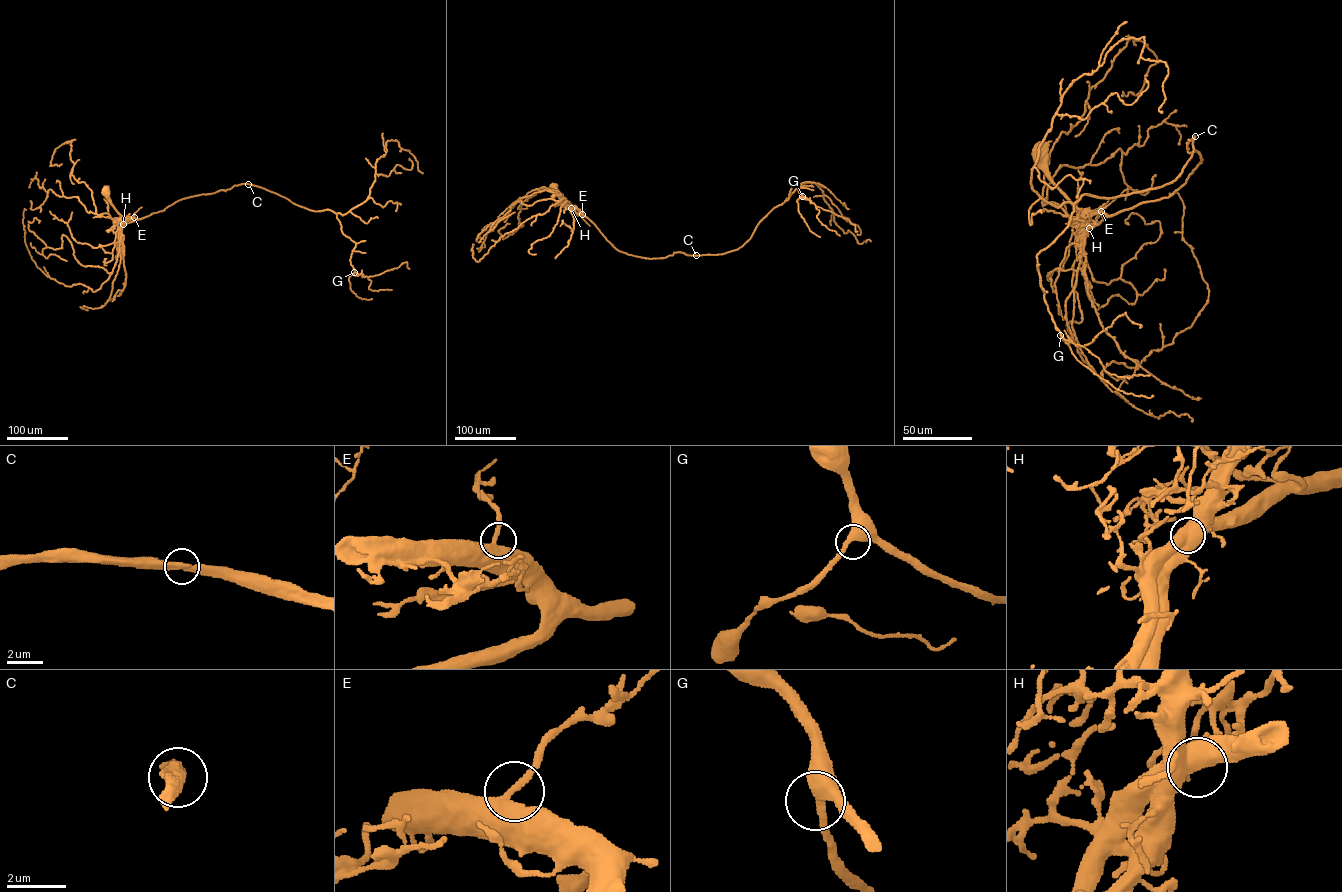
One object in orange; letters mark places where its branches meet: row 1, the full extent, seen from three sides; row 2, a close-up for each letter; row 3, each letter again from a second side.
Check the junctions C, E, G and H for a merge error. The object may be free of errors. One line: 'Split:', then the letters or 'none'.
Split: none

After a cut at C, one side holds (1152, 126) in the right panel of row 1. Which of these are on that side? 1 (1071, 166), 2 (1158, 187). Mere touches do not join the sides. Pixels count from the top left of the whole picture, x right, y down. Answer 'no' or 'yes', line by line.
1: yes
2: no

